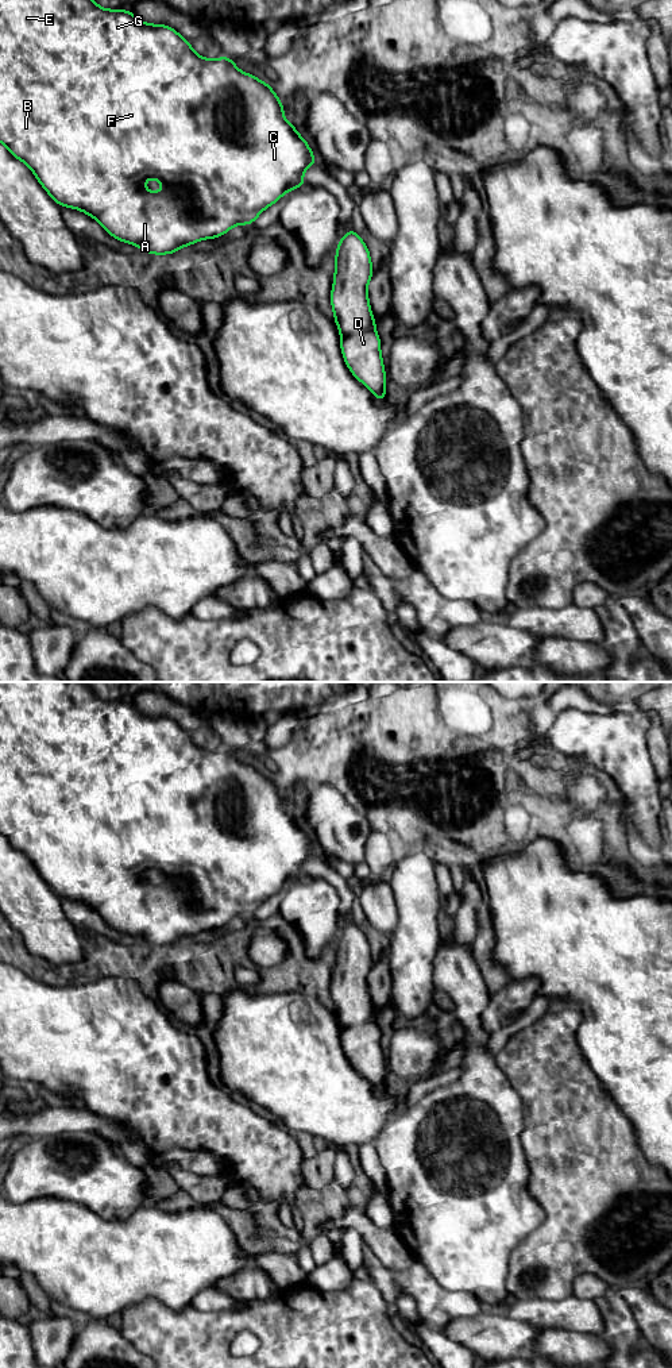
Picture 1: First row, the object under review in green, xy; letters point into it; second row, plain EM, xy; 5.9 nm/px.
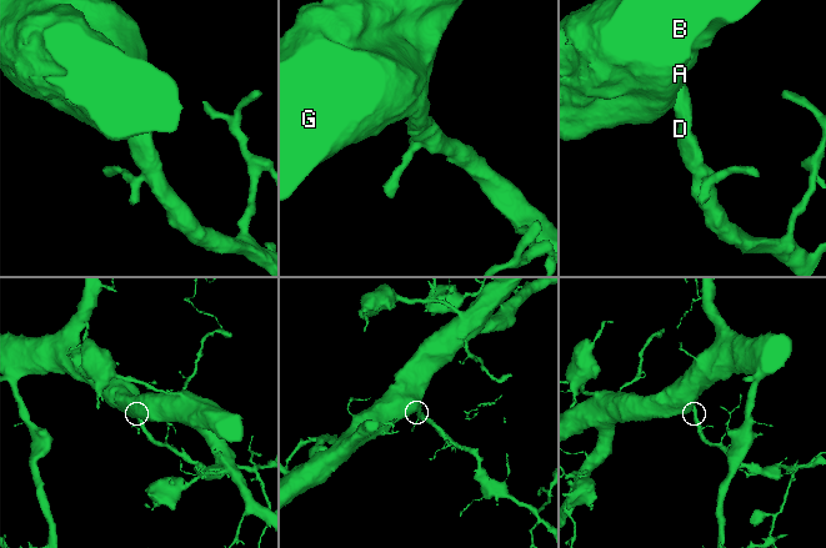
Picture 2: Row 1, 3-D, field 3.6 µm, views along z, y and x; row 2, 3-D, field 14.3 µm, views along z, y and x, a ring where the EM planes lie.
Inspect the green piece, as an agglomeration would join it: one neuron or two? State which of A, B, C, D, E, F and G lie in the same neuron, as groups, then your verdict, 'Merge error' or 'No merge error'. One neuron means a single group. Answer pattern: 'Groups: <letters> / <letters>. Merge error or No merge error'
Groups: A B C D E F G. No merge error

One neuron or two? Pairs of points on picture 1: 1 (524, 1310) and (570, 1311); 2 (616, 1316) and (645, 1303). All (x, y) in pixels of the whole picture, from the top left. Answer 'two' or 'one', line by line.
1: one
2: two

